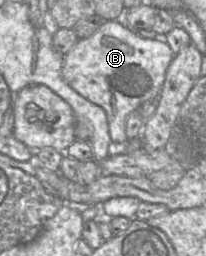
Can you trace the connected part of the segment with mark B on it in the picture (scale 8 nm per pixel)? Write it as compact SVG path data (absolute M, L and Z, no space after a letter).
M106 20L88 38L82 38L63 57L62 77L77 93L104 109L112 142L121 144L129 139L126 135L127 116L148 100L158 99L165 80L166 70L174 53L165 41L146 39L125 27L119 21Z

